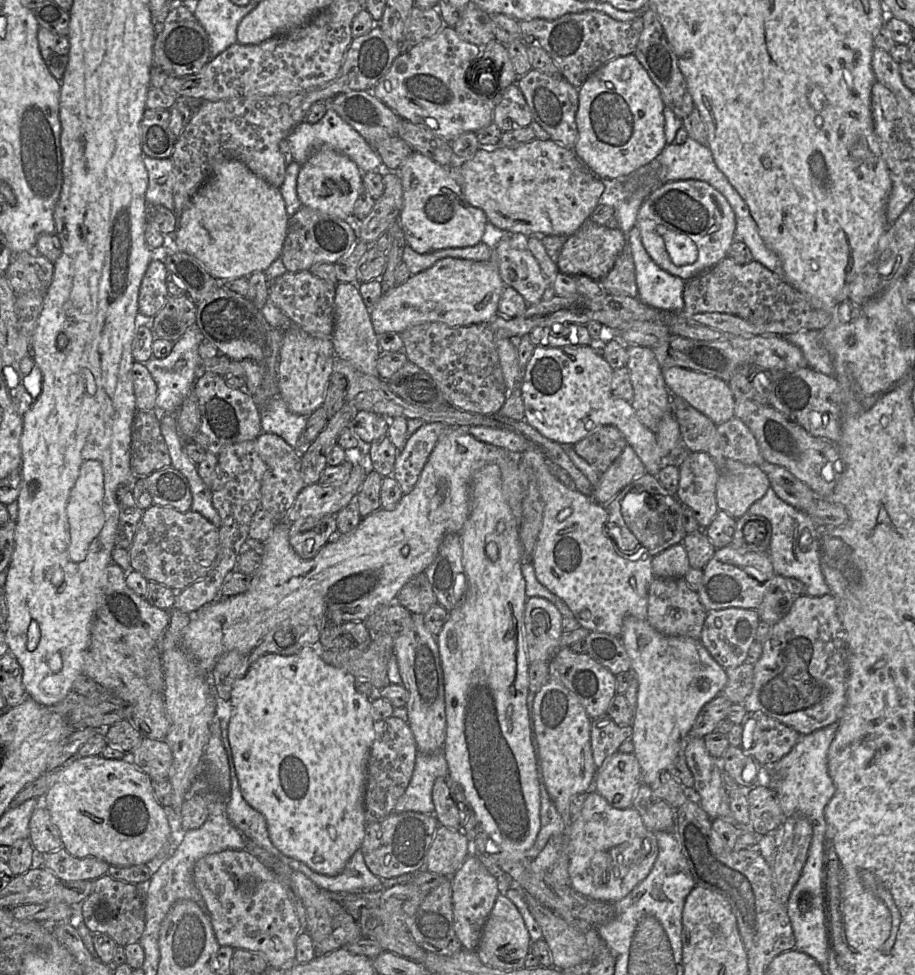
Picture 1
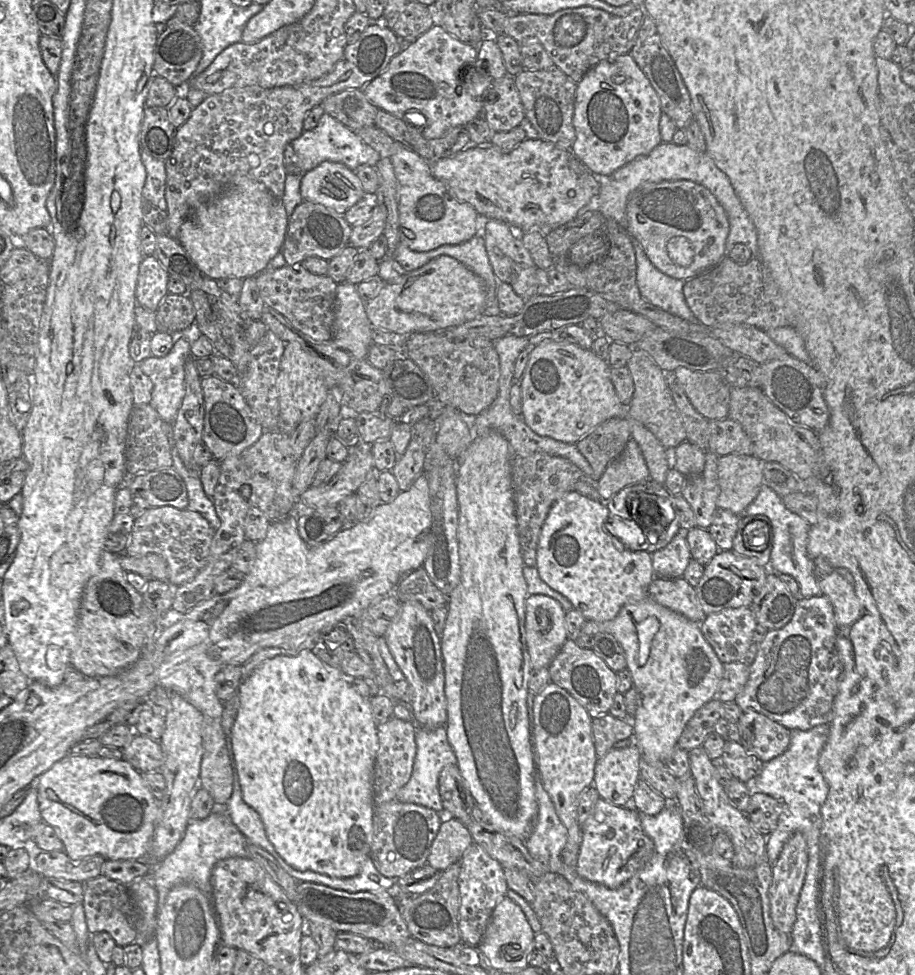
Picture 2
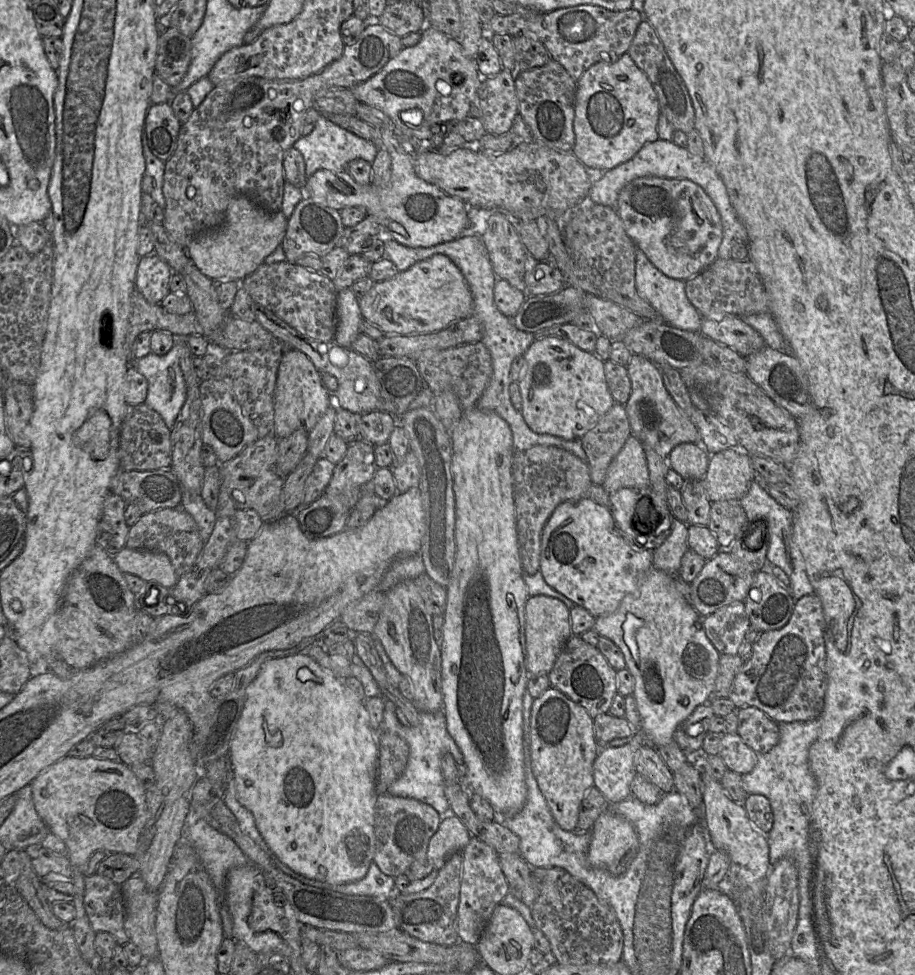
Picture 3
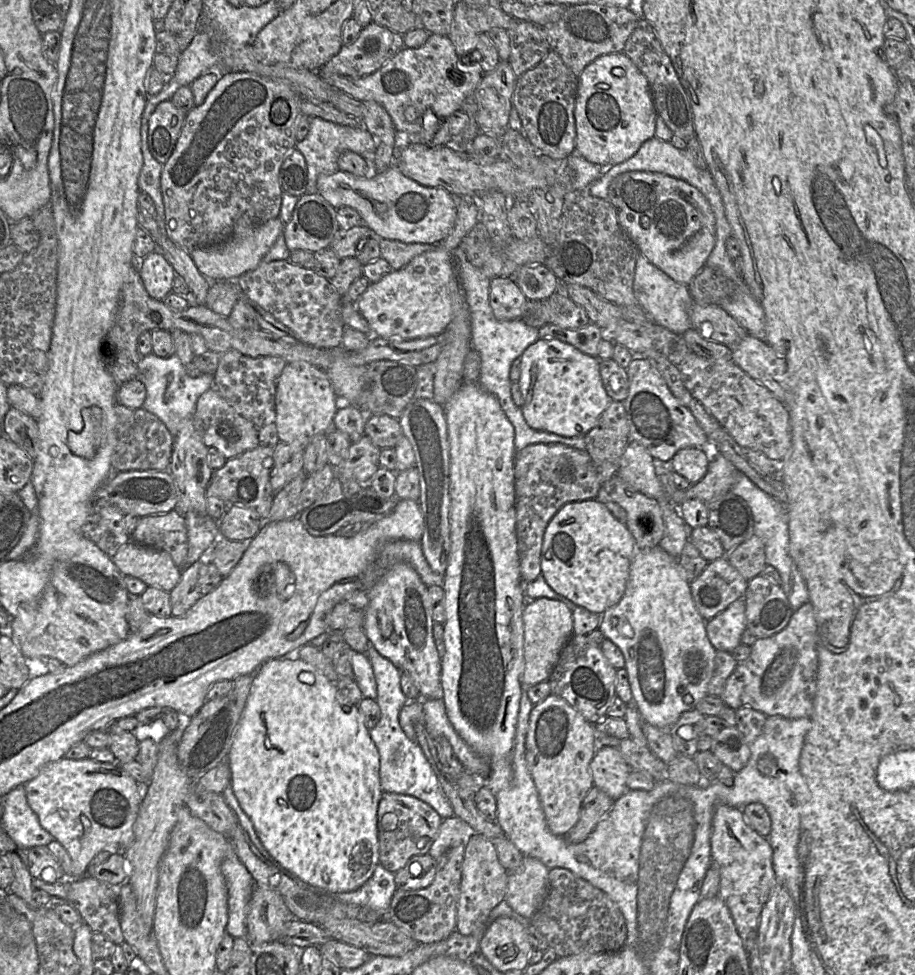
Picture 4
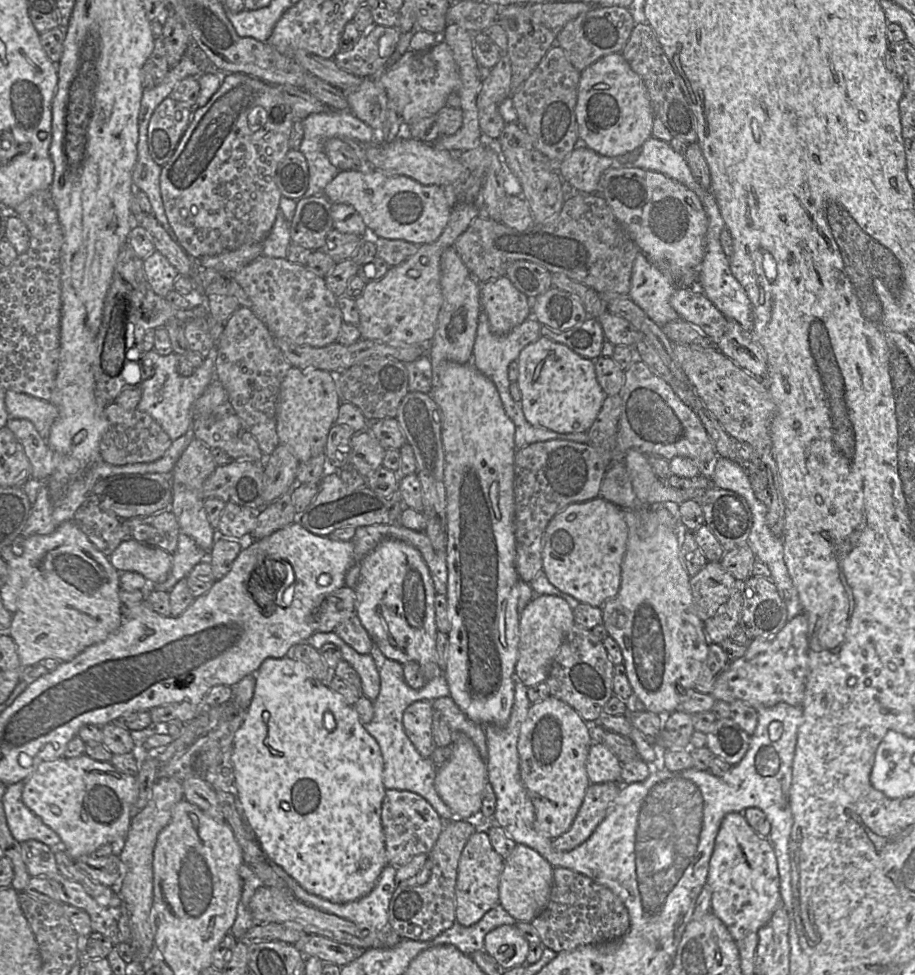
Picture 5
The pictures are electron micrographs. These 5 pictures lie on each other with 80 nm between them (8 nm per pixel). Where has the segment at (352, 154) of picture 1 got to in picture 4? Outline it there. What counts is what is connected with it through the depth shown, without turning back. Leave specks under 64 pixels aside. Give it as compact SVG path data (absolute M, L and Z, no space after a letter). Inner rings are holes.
M310 117L310 129L307 136L295 145L295 149L303 154L307 164L308 183L306 194L318 193L317 179L319 175L334 174L340 170L338 158L344 151L349 150L362 156L368 166L370 166L371 174L377 174L373 169L373 160L378 140L364 125L361 127L350 127L339 125L319 117Z

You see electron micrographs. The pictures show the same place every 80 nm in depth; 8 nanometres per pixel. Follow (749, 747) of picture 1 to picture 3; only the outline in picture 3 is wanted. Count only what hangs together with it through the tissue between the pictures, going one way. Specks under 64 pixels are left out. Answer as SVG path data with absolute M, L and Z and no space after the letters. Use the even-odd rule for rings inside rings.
M756 707L737 709L738 734L757 754L769 752L780 739L778 723Z

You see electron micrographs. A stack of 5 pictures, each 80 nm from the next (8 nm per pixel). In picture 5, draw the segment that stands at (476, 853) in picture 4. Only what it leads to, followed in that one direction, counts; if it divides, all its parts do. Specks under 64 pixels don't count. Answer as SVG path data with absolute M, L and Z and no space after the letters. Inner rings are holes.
M485 829L473 833L464 846L459 864L455 887L456 922L468 927L477 923L490 909L499 903L500 876L504 859L493 849Z

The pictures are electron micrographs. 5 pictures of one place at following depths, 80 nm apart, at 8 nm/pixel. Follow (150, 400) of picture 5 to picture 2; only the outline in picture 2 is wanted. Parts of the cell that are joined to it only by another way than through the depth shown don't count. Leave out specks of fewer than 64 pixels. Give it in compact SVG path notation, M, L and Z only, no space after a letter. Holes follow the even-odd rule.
M186 334L176 335L176 342L164 357L151 355L139 363L153 383L151 401L161 419L173 424L185 396L185 362L192 358L191 341Z

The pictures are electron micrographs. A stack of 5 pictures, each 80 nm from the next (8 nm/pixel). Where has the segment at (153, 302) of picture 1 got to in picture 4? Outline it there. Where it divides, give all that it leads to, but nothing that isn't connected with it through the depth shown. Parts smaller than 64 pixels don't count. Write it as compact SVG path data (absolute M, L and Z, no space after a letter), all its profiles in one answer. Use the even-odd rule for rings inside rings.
M153 251L139 261L138 271L147 293L162 301L172 292L176 272L160 253Z

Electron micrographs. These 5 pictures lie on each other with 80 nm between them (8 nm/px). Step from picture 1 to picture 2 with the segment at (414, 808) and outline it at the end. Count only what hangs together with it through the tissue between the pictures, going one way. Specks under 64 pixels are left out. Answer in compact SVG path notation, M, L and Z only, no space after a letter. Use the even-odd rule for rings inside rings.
M415 725L415 741L417 752L412 775L407 784L398 791L395 800L421 805L436 812L442 811L444 808L438 788L439 775L444 767L457 763L456 756L447 738L446 726L428 728Z

